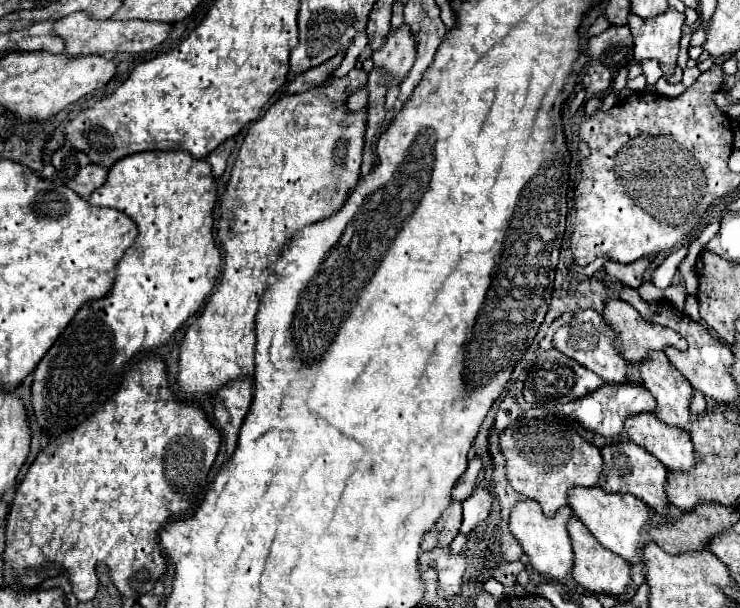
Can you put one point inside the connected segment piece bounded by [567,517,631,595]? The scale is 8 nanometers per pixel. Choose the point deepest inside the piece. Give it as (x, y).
(598, 569)

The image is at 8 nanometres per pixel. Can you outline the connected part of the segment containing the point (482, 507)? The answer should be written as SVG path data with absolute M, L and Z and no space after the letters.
M479 487L469 499L463 503L463 523L461 533L469 535L477 525L481 525L491 511L491 493L485 487Z

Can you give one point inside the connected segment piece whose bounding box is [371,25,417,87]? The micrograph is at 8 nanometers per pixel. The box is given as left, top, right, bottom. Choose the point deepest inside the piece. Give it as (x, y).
(397, 55)

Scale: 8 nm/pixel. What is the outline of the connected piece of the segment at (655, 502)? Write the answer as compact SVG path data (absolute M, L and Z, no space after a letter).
M619 441L613 445L607 445L601 449L603 457L603 471L601 471L601 483L599 487L609 493L631 493L637 499L645 501L651 509L665 515L669 511L667 495L665 495L665 483L667 483L667 469L661 461L657 461L649 451L635 445L633 441Z

